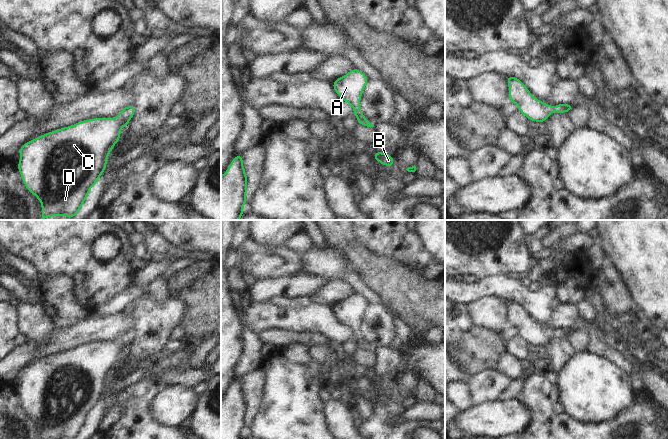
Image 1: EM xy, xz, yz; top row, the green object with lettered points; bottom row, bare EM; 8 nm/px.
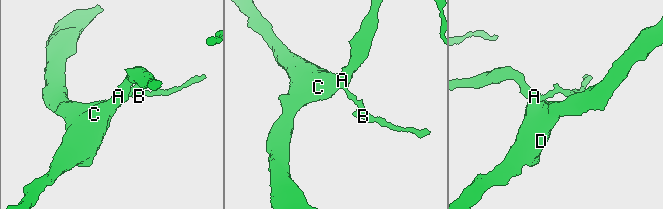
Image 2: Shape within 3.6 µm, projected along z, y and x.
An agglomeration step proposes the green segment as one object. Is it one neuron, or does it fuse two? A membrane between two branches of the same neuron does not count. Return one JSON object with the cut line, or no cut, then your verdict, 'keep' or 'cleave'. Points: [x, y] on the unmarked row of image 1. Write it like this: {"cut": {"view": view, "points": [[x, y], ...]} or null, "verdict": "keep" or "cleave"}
{"cut": null, "verdict": "keep"}

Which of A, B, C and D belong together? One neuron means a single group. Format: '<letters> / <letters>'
A B C D

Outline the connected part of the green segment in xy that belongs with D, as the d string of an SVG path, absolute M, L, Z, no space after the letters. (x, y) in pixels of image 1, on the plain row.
M135 330L123 332L115 342L93 342L72 350L57 353L26 366L19 374L21 383L17 392L28 415L34 418L42 429L42 439L77 439L90 413L103 398L107 381L121 361L120 352L127 351L135 337Z

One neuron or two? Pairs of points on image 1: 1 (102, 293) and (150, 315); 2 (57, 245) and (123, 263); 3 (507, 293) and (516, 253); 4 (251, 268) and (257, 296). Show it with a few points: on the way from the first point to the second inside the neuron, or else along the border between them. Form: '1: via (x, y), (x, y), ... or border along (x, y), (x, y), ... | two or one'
1: border along (132, 284), (107, 303), (92, 309) | two
2: via (73, 255), (85, 267), (107, 267) | one
3: border along (507, 275), (492, 275), (484, 279) | two
4: border along (279, 276), (273, 279), (261, 279), (256, 282) | two

